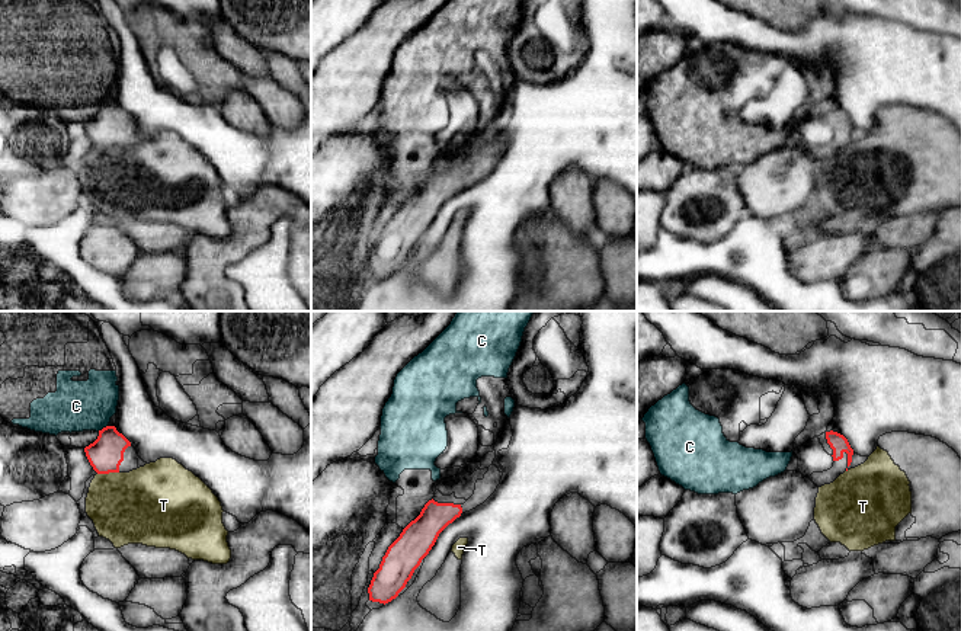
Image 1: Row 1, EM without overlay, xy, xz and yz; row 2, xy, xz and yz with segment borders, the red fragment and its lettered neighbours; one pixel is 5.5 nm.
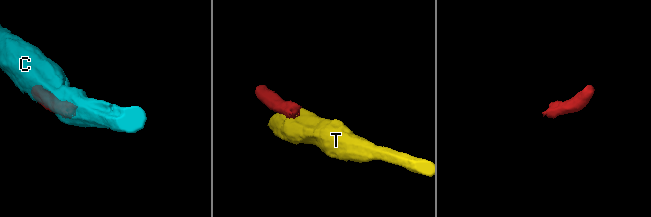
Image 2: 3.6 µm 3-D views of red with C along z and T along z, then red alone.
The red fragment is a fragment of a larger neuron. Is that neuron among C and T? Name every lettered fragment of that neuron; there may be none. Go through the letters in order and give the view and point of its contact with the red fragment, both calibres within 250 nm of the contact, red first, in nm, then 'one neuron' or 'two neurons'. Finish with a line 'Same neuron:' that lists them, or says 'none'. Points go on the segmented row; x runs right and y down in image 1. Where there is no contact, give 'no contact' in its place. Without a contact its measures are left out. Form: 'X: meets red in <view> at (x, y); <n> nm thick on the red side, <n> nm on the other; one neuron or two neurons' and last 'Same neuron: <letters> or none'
C: meets red in xy at (103, 428); 190 nm thick on the red side, 280 nm on the other; two neurons
T: meets red in xy at (108, 473); 190 nm thick on the red side, 400 nm on the other; two neurons
Same neuron: none

